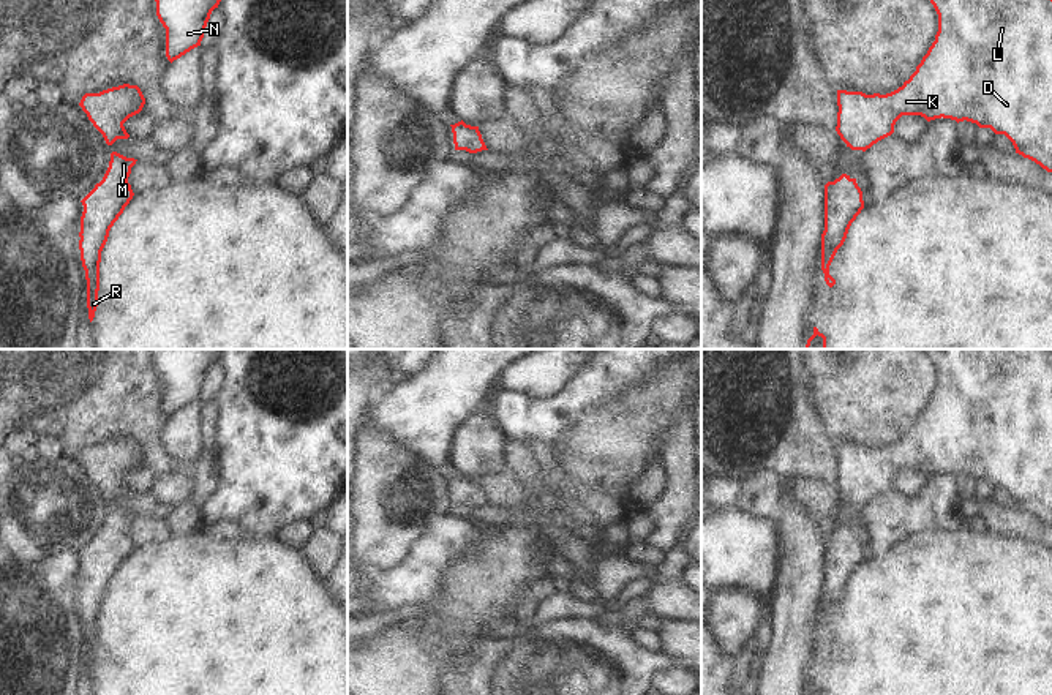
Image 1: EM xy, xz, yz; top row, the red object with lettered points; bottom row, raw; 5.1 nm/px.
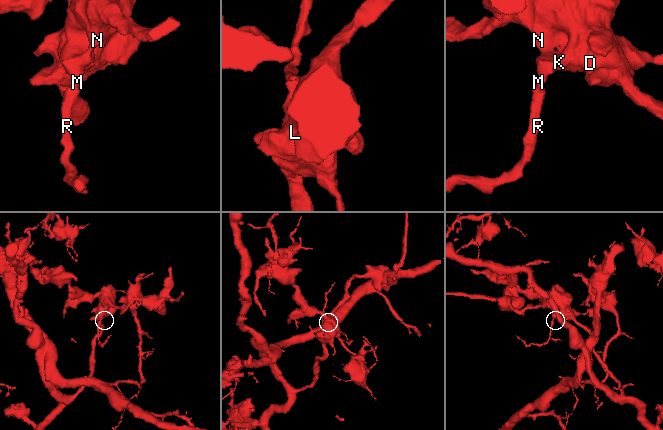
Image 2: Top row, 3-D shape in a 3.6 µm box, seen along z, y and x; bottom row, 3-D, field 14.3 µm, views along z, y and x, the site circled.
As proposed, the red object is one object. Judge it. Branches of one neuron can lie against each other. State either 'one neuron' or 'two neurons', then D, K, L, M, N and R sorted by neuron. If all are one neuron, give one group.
one neuron; groups D K L M N R

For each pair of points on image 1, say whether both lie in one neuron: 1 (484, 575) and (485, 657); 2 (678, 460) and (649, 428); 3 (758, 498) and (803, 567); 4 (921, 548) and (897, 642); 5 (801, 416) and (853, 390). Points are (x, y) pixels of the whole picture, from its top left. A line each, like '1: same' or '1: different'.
1: different
2: different
3: different
4: same
5: different

